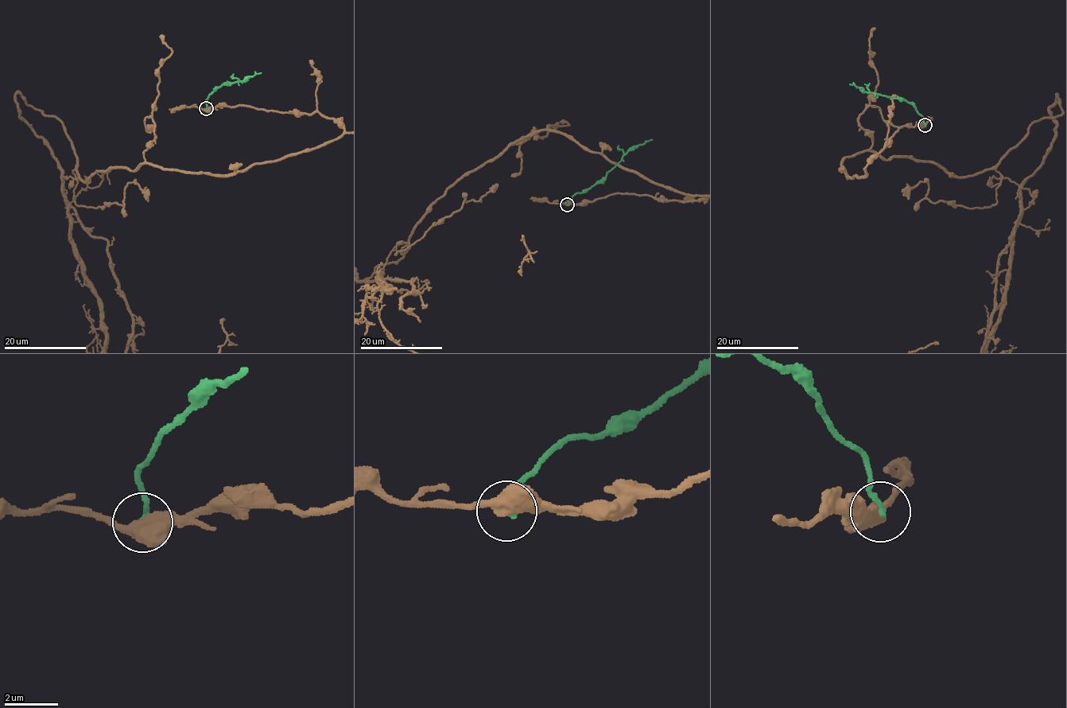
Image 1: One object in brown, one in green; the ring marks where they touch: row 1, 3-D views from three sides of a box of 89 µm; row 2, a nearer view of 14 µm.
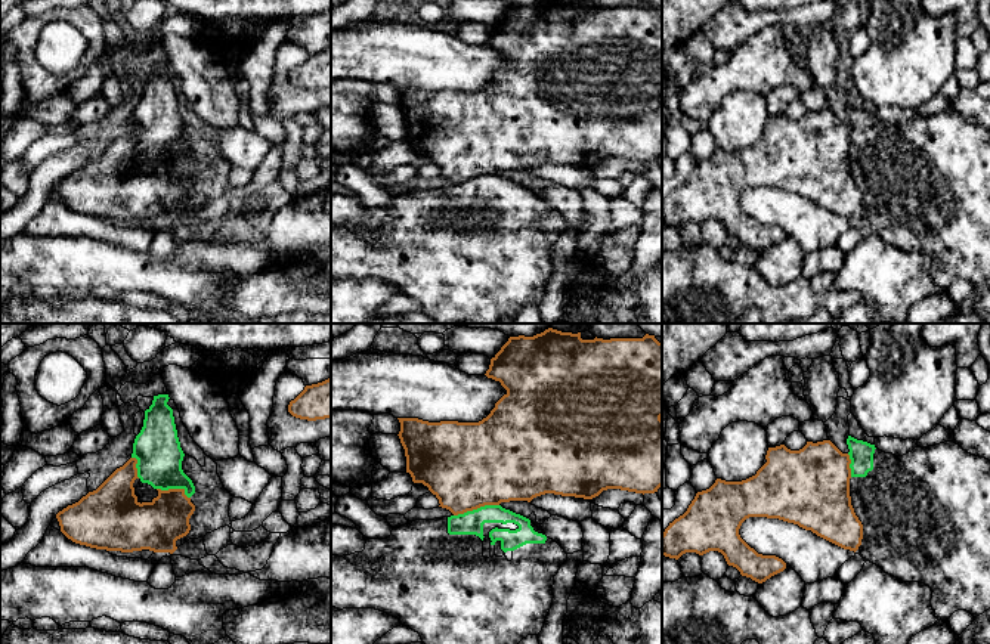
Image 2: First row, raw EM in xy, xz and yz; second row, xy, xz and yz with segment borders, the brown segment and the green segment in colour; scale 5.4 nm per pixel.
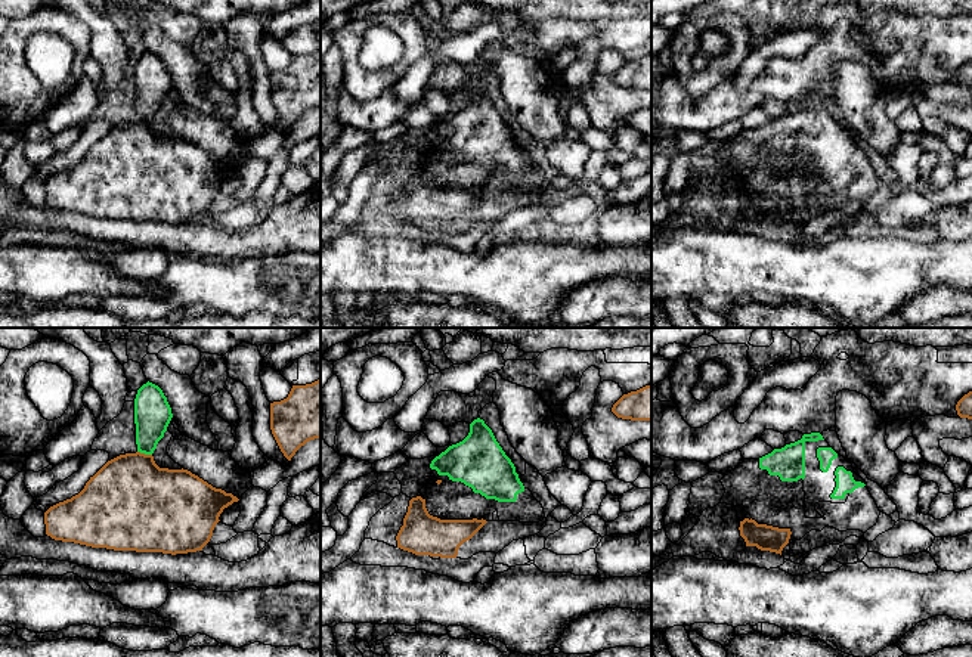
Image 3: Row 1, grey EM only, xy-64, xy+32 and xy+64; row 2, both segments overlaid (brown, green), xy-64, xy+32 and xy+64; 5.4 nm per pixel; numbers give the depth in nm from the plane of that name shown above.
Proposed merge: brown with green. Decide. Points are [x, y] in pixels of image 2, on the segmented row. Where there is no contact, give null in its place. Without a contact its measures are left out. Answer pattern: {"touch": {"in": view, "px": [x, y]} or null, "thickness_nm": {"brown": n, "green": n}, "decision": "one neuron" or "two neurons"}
{"touch": {"in": "xz", "px": [476, 508]}, "thickness_nm": {"brown": 480, "green": 130}, "decision": "two neurons"}

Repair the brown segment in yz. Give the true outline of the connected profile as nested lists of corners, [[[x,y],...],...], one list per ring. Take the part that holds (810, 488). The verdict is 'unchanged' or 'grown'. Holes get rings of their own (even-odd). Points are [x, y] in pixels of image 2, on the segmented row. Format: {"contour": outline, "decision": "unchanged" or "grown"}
{"contour": [[[830,440],[807,442],[799,451],[791,451],[785,445],[768,448],[767,462],[755,476],[742,482],[726,482],[717,479],[715,483],[697,492],[687,511],[675,518],[662,533],[662,555],[678,560],[686,552],[703,555],[718,551],[724,555],[728,566],[736,567],[742,576],[762,583],[771,576],[783,572],[786,563],[776,555],[762,555],[751,548],[739,535],[742,523],[749,517],[779,518],[811,530],[817,536],[850,551],[857,551],[863,539],[863,524],[854,513],[850,496],[851,459],[842,453]]], "decision": "unchanged"}

